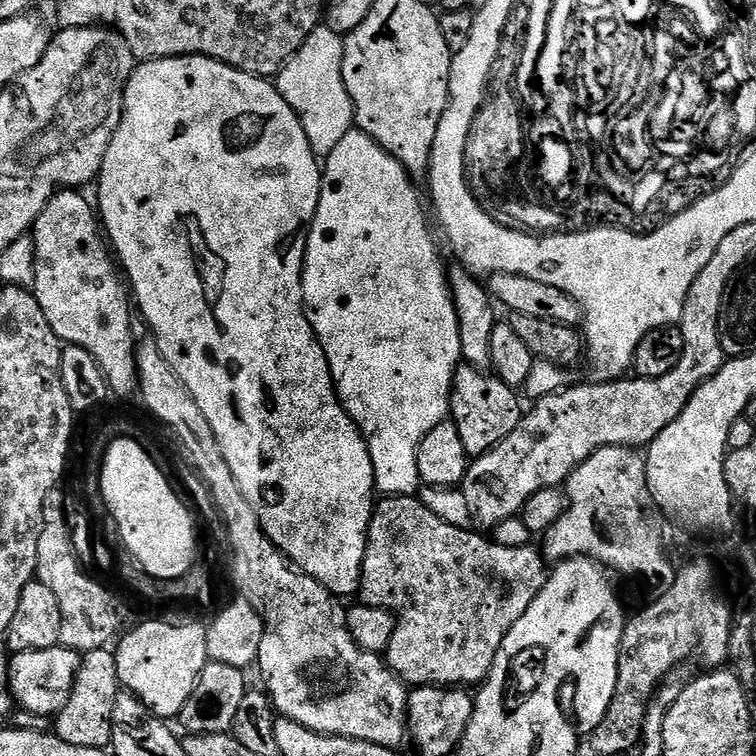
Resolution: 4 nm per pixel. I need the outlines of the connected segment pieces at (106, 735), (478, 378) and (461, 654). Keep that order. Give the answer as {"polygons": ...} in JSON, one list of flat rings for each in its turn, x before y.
{"polygons":[[[108,648,83,653,82,663,66,706,54,717,54,734,70,746,107,749,112,743,112,715,116,696,122,691,115,655]],[[457,367,452,376,450,420,462,438,465,454,470,458,486,454,514,431,522,415,520,400,516,396,519,396,517,389,506,386,494,374,478,368]],[[390,496,384,499,381,499,379,503,373,507,372,510,372,520,368,523,368,532,367,532,367,540,365,542,364,546,364,561,362,562,362,570,360,571,360,590,358,593,359,599,361,600,367,607,370,608,387,608,387,610,396,613,397,622,394,630,394,634,391,636,391,642,388,646,388,651,386,653,386,663,388,667,391,669,393,673,403,683,410,688,413,687,463,687,468,688,473,686,478,686,484,682,484,680,487,679,487,676,490,672,490,670,493,668,494,664,494,658,497,657,498,650,501,648,502,642,505,640,506,634,509,633,509,630,511,626,514,626,514,623,518,622,518,619,521,618,522,614,526,612,526,607,530,604,530,602,535,598,536,591,539,588,539,584,542,580,542,572,540,576,540,560,542,561,542,556,539,551,536,552,534,549,532,549,531,545,520,545,518,547,508,547,506,545,498,545,491,541,491,539,488,539,487,537,482,538,483,536,481,533,478,533,477,531,471,530,472,532,466,531,465,527,462,527,461,525,457,524,448,524,443,520,442,518,438,518,434,513,432,513,431,507,427,503,424,504,422,501,420,501,420,498,417,498,416,496]]]}

